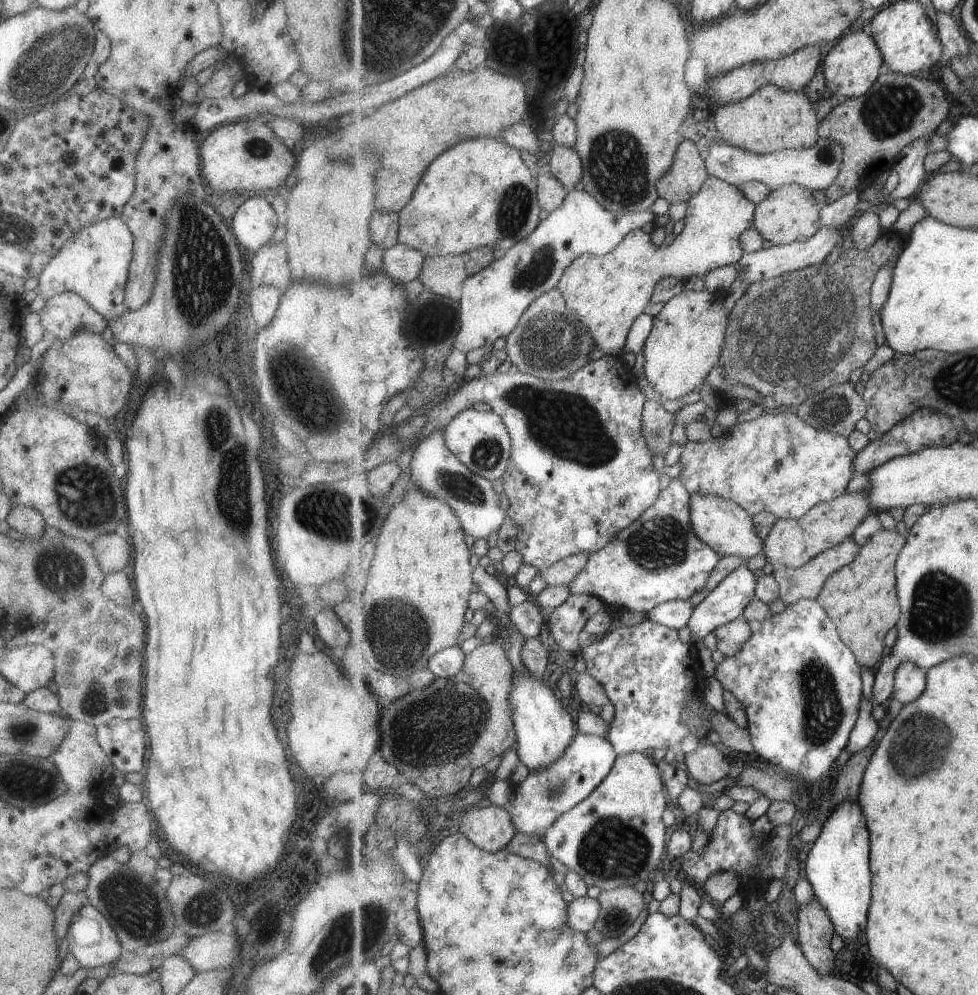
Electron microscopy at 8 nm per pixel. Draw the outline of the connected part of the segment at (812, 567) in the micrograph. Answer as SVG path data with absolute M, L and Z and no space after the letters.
M850 537L838 546L830 548L830 550L814 557L806 566L795 569L786 565L777 565L774 575L781 586L781 598L789 605L796 604L804 599L818 600L830 576L844 568L847 564L853 563L858 558L858 555L861 554L862 549L863 546L858 544L855 537Z

